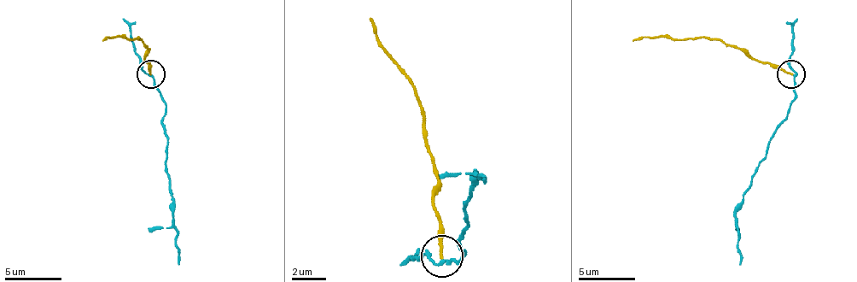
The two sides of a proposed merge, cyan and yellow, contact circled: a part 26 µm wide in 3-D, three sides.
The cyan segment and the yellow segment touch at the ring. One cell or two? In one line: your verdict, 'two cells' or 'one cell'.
two cells

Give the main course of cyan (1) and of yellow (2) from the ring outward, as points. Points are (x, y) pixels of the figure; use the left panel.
1: (149, 74), (164, 105), (178, 264)
2: (149, 74), (144, 60), (147, 49), (138, 38), (102, 40)

